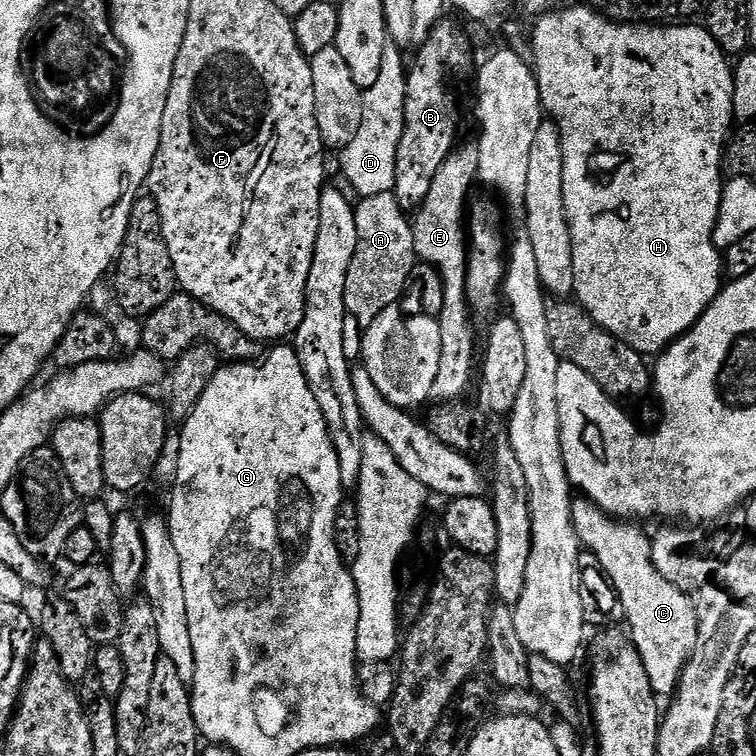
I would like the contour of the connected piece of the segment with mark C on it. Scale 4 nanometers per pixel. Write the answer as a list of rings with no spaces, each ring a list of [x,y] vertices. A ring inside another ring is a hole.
[[[586,498],[573,501],[572,521],[581,545],[587,551],[592,551],[598,558],[603,572],[616,591],[618,603],[625,615],[625,623],[630,628],[628,629],[629,639],[638,650],[639,657],[642,658],[647,677],[650,678],[651,688],[656,692],[657,697],[671,697],[680,683],[681,670],[687,664],[699,640],[699,620],[691,597],[662,578],[657,567],[654,566],[651,537],[638,529],[641,527],[619,522]]]

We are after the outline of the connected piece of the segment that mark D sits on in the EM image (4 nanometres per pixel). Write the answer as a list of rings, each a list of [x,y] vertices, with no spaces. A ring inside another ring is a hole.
[[[389,39],[382,54],[382,68],[378,79],[362,94],[362,123],[354,141],[341,149],[342,172],[350,181],[357,197],[364,199],[375,194],[393,191],[396,186],[398,143],[405,129],[405,86],[407,84],[406,62],[401,47]]]

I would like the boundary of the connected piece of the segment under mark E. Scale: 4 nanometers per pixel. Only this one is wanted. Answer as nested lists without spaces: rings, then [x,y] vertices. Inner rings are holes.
[[[461,143],[453,150],[442,170],[434,174],[434,183],[430,194],[415,209],[411,221],[414,234],[414,250],[423,263],[429,264],[438,272],[445,290],[440,316],[442,334],[442,362],[439,363],[438,375],[434,378],[432,400],[437,405],[459,401],[467,390],[468,383],[473,383],[474,373],[478,368],[478,348],[476,352],[476,332],[472,329],[474,313],[468,306],[468,242],[466,239],[466,209],[469,207],[468,195],[472,187],[477,187],[480,171],[478,170],[479,143]],[[465,207],[465,208],[464,208]],[[416,216],[416,220],[415,220]],[[473,371],[473,372],[472,372]]]

